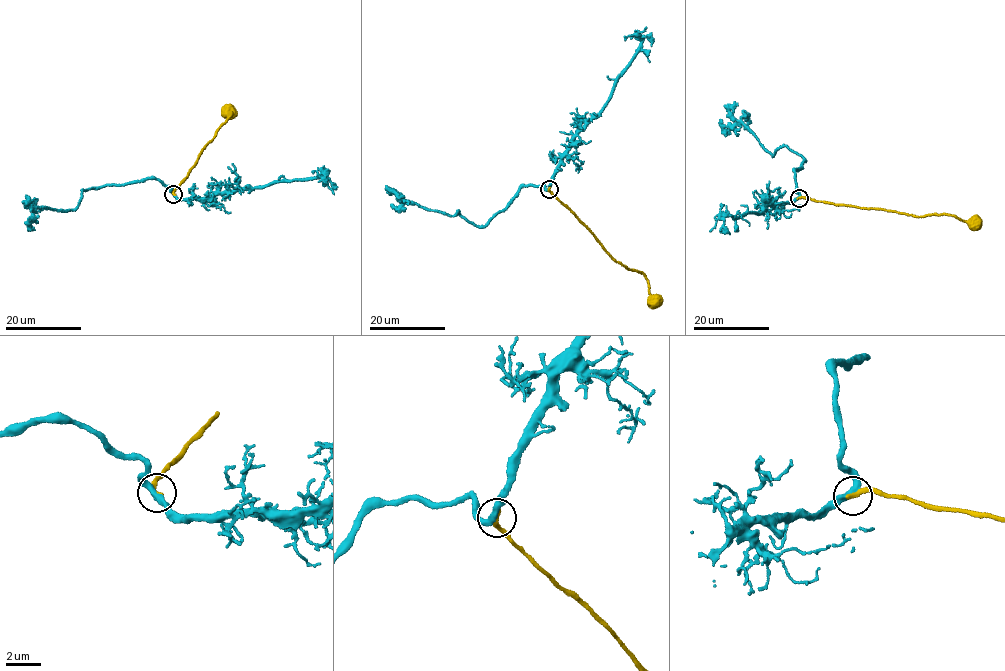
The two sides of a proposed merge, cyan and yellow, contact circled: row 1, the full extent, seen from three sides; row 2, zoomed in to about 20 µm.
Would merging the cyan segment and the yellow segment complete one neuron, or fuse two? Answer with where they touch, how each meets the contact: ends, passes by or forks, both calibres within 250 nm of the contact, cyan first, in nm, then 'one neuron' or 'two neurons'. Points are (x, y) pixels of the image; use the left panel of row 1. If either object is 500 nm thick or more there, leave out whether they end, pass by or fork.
(173, 194) | cyan passes by | yellow ends | 360/320 nm | one neuron

